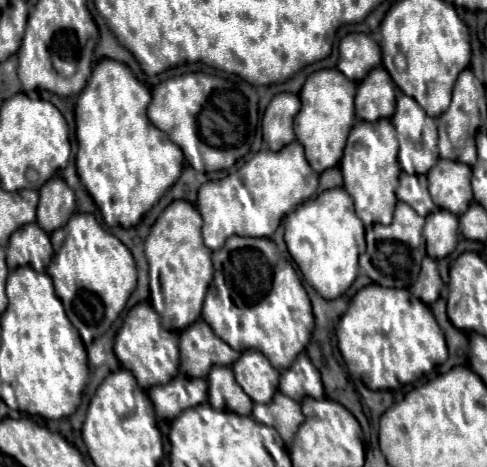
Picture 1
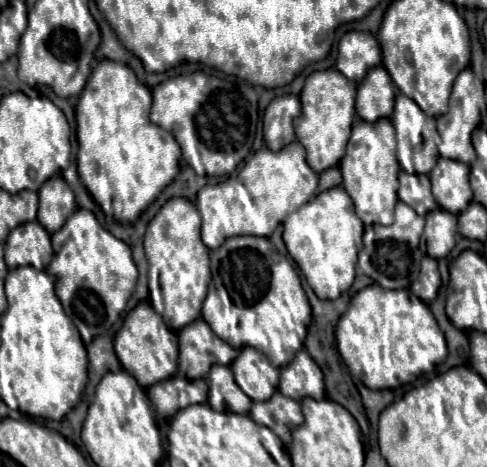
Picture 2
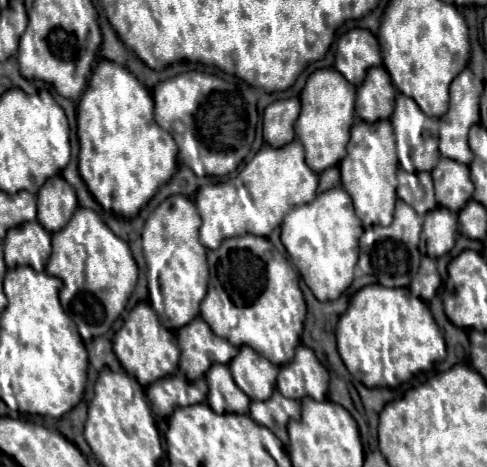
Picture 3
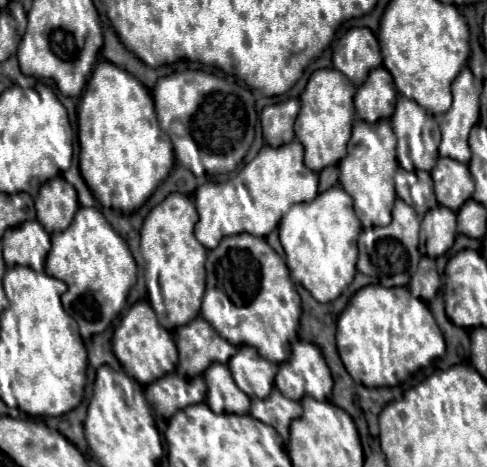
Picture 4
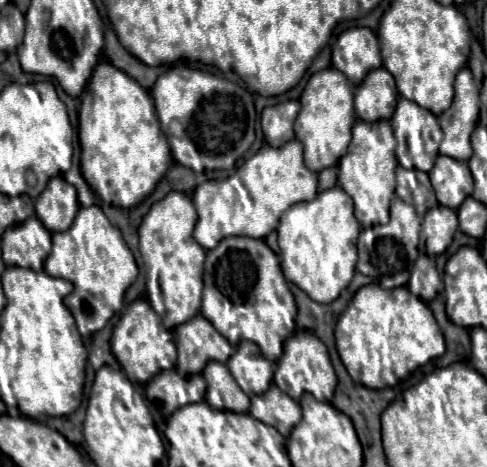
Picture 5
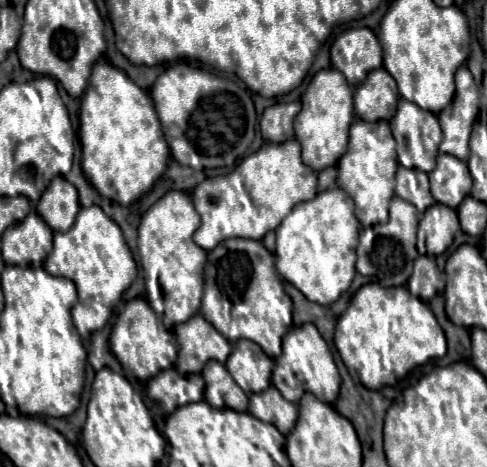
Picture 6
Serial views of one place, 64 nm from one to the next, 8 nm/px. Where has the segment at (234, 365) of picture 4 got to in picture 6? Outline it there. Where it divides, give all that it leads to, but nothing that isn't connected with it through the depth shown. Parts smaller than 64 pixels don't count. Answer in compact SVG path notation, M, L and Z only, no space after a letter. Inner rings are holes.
M238 340L232 356L226 360L226 368L246 394L254 394L270 386L274 360L268 358L256 342Z

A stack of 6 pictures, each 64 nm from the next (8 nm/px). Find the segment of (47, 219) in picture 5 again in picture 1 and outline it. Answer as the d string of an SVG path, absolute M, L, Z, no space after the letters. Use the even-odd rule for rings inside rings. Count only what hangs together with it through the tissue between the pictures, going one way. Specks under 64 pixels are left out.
M60 176L50 178L48 184L40 188L36 224L44 232L52 234L54 230L62 228L68 222L68 218L74 214L74 210L76 210L74 192Z

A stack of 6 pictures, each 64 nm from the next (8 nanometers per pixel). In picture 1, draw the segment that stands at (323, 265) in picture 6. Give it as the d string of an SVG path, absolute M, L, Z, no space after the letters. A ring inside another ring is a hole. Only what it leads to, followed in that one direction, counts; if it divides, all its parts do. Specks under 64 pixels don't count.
M344 188L322 192L316 200L300 204L288 214L284 240L304 280L326 300L342 296L358 276L358 256L364 252L364 224L354 212L352 198Z

